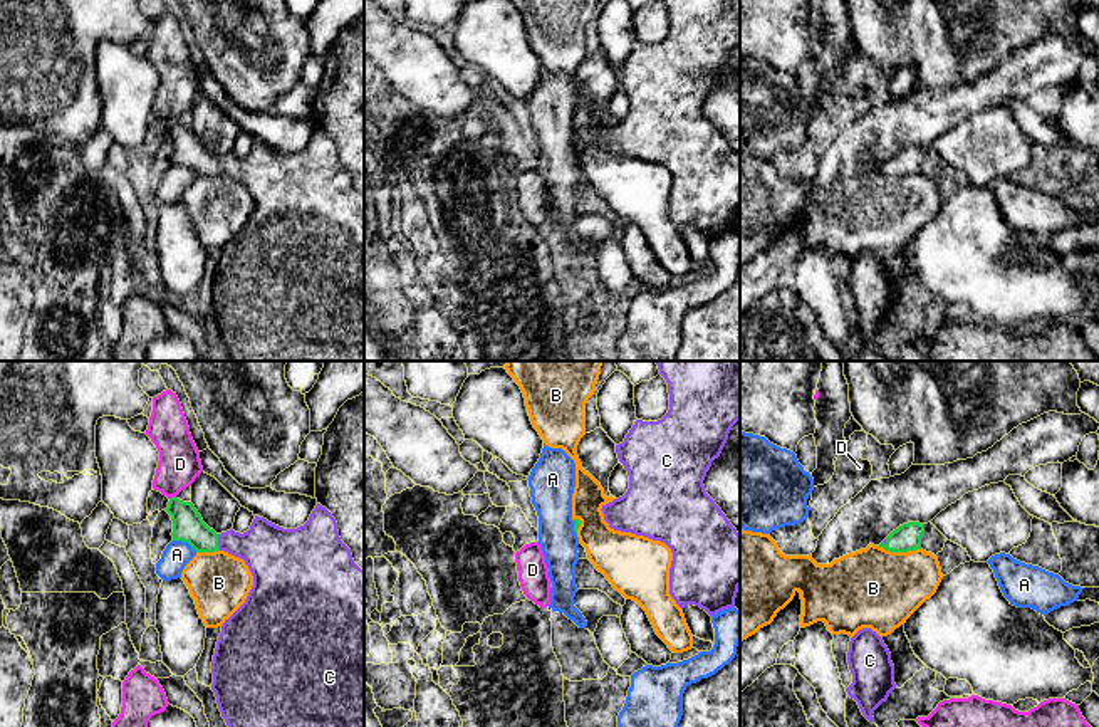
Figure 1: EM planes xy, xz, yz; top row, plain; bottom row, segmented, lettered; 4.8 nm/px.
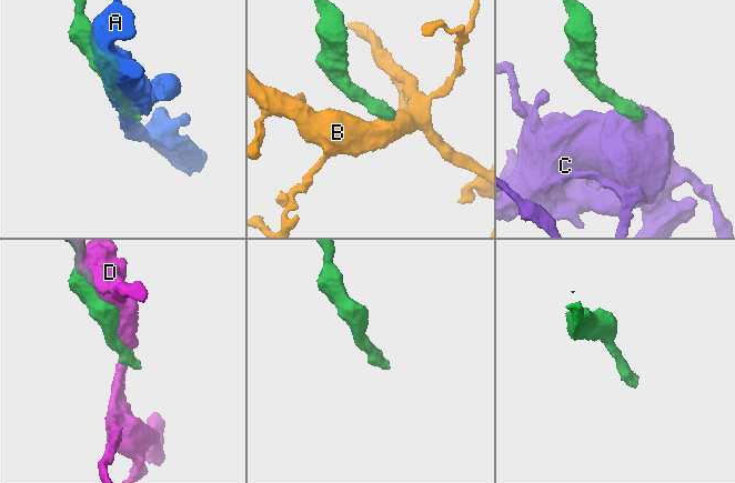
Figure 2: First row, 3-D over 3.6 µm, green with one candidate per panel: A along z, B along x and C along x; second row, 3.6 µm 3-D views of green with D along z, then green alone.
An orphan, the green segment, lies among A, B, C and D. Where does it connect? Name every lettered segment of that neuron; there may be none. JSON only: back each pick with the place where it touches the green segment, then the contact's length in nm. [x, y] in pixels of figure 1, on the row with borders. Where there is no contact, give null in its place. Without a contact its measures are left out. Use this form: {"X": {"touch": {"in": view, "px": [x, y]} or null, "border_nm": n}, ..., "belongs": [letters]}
{"C": {"touch": {"in": "xy", "px": [217, 543]}, "border_nm": 80}, "belongs": ["C"]}

